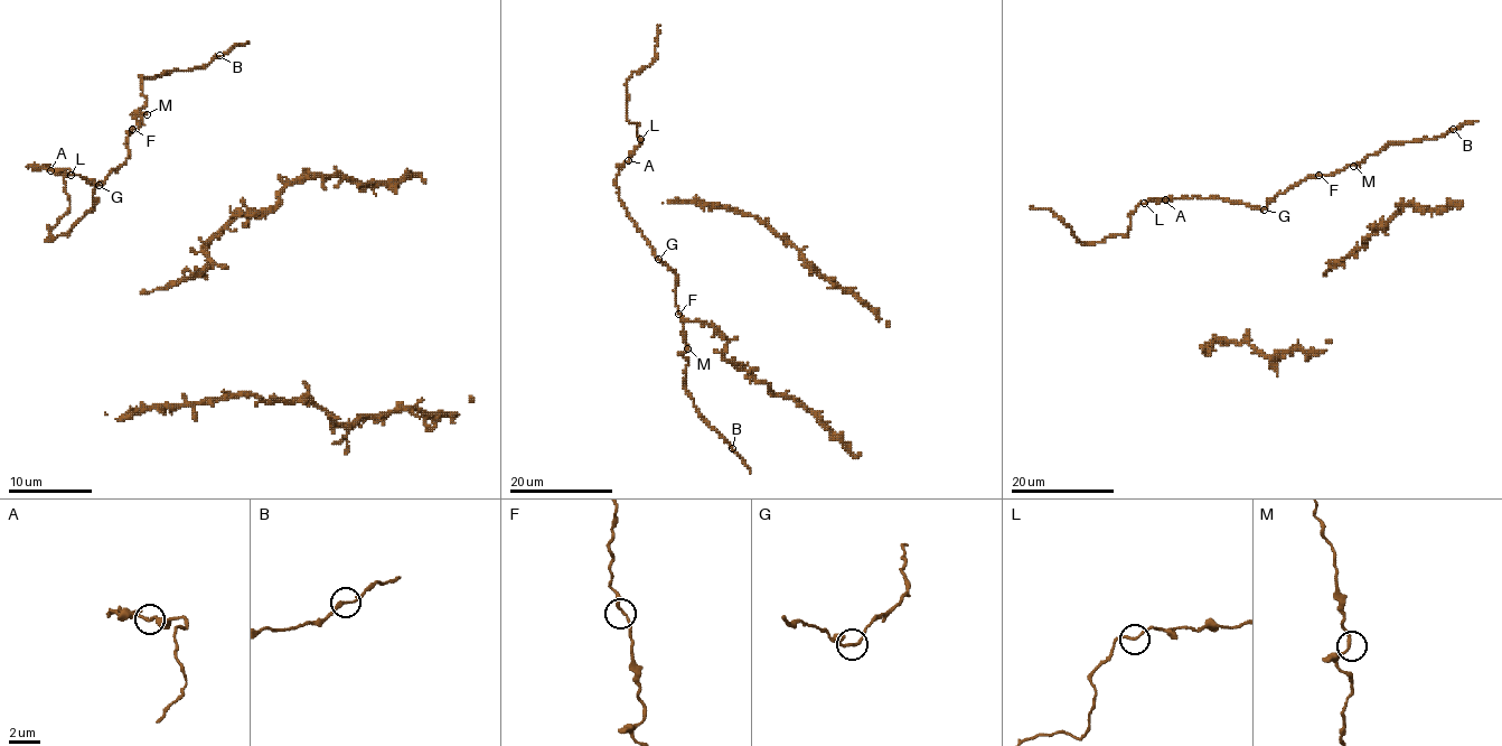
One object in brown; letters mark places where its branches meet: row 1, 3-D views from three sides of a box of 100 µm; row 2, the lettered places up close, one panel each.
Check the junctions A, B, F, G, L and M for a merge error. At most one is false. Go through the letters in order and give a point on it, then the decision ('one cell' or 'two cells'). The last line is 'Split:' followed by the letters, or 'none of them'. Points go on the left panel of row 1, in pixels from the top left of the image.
A: place (50, 170); one cell
B: place (219, 55); one cell
F: place (132, 129); one cell
G: place (99, 185); one cell
L: place (71, 175); one cell
M: place (147, 114); one cell
Split: none of them

